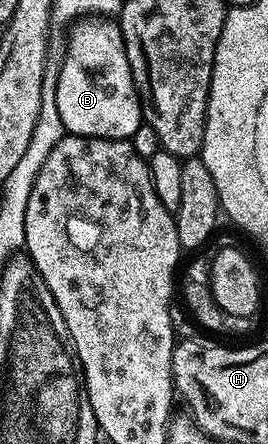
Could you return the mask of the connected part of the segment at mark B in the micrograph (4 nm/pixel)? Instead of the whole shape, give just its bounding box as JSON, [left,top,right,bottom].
[56,18,143,141]

